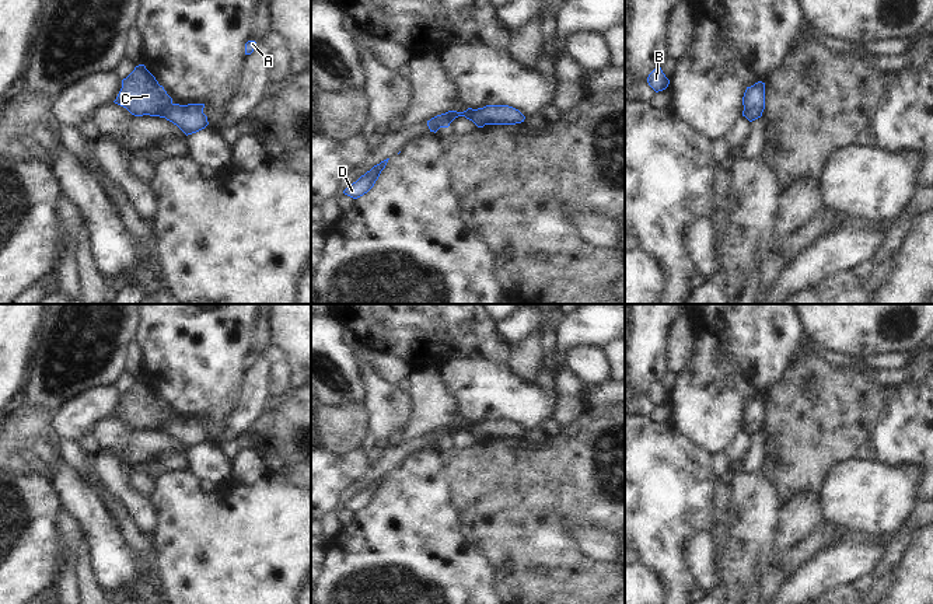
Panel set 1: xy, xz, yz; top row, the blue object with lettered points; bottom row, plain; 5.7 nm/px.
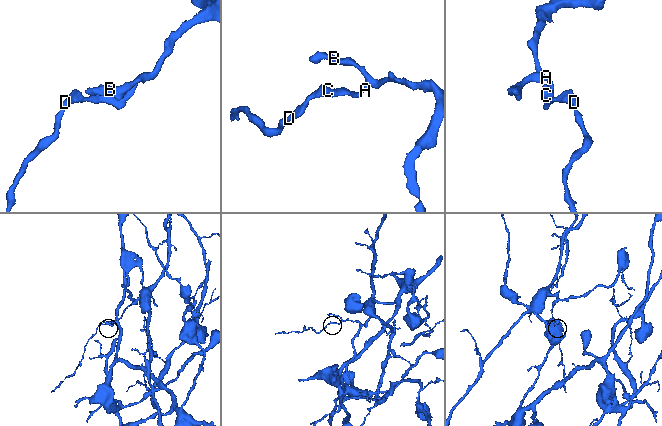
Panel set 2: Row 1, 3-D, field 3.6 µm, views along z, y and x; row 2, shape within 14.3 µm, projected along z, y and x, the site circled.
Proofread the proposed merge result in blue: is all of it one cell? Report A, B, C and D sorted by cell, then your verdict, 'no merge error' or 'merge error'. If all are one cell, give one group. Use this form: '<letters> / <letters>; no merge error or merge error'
A B C D; no merge error

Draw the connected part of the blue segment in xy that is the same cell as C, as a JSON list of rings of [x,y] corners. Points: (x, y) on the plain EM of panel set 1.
[[[139,378],[122,394],[122,402],[113,415],[134,430],[160,430],[177,439],[186,450],[205,443],[209,436],[205,418],[174,418],[156,391]]]

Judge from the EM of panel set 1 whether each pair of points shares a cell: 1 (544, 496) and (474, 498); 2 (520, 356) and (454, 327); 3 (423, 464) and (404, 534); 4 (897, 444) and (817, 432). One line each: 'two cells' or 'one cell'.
1: one cell
2: two cells
3: one cell
4: two cells

